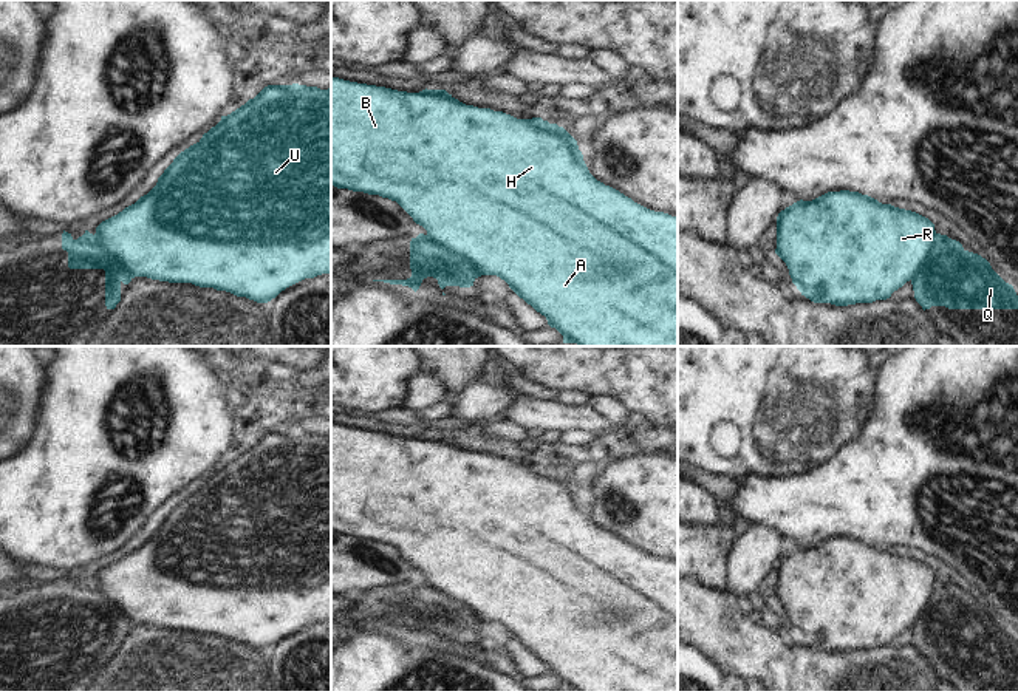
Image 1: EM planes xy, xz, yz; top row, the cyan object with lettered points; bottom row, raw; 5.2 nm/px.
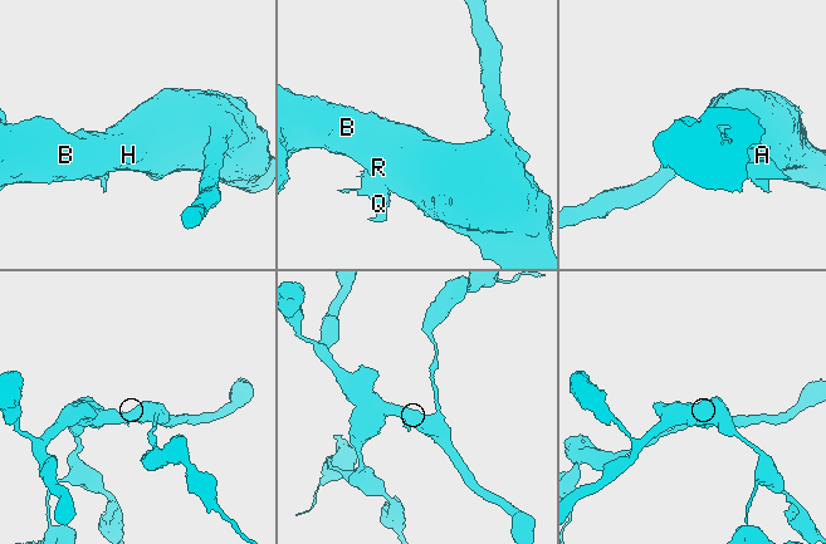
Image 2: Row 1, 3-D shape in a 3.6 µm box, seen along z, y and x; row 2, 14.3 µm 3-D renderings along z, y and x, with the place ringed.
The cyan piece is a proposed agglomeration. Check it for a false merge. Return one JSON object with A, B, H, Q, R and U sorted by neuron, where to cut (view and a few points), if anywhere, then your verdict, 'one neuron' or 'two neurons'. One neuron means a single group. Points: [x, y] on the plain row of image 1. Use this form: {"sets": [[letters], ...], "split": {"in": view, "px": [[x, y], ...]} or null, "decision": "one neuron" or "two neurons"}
{"sets": [["A", "B", "H", "R", "U"], ["Q"]], "split": {"in": "xz", "px": [[426, 582], [464, 602], [474, 612], [474, 625]]}, "decision": "two neurons"}

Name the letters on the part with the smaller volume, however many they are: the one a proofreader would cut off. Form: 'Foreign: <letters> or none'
Foreign: Q

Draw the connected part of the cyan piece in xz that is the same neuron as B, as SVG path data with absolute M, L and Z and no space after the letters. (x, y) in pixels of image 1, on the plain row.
M331 422L331 532L396 547L427 577L432 587L472 608L473 625L497 621L504 626L520 645L546 663L548 671L563 682L563 689L678 691L678 563L650 557L597 527L589 519L577 487L557 470L541 464L517 465L503 458L466 451L446 436L407 439Z

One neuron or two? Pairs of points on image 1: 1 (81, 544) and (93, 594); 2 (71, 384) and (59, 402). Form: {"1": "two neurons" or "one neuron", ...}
{"1": "two neurons", "2": "one neuron"}

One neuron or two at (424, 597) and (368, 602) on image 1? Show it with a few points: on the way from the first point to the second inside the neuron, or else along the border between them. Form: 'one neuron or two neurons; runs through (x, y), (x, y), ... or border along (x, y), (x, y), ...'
one neuron; runs through (410, 602), (382, 602)

